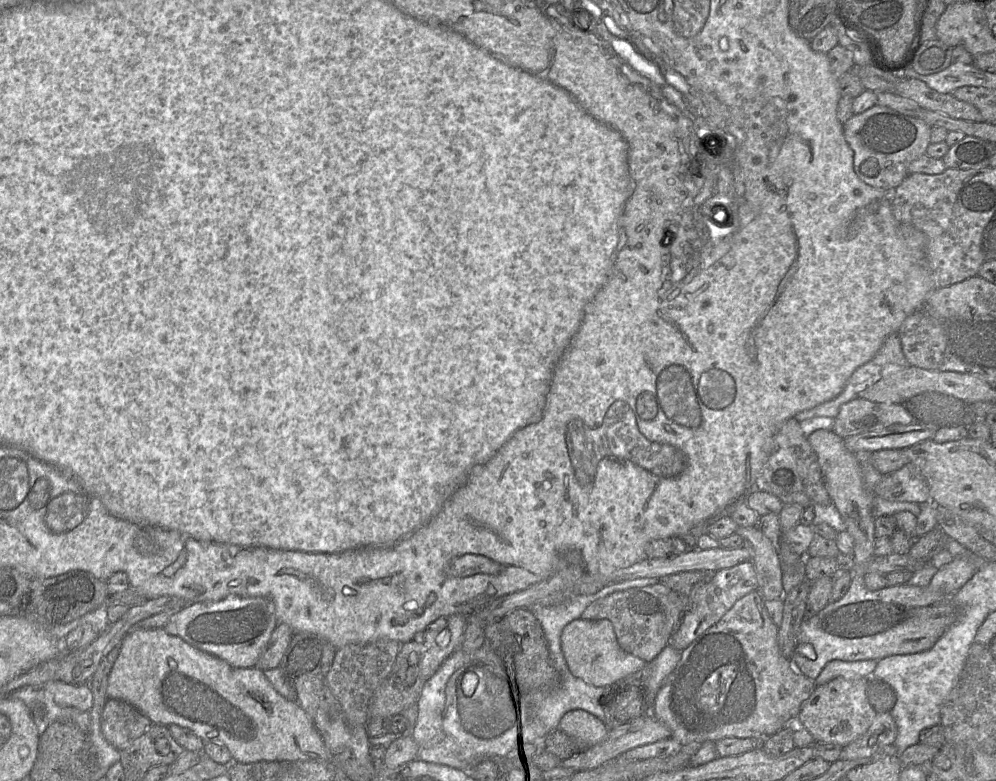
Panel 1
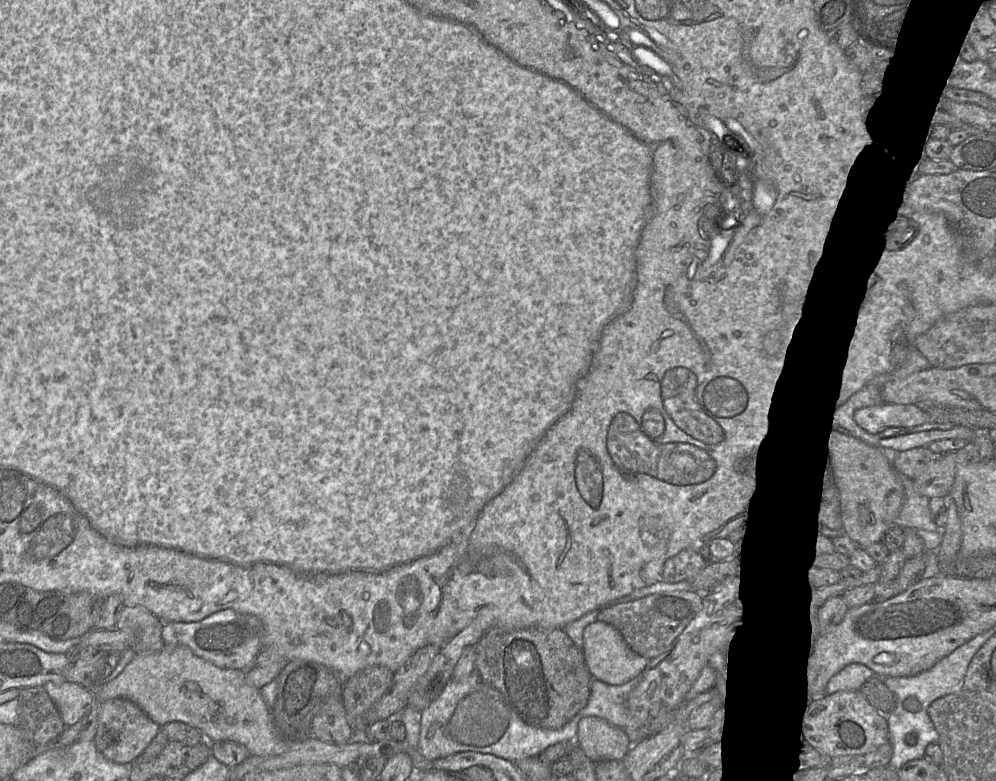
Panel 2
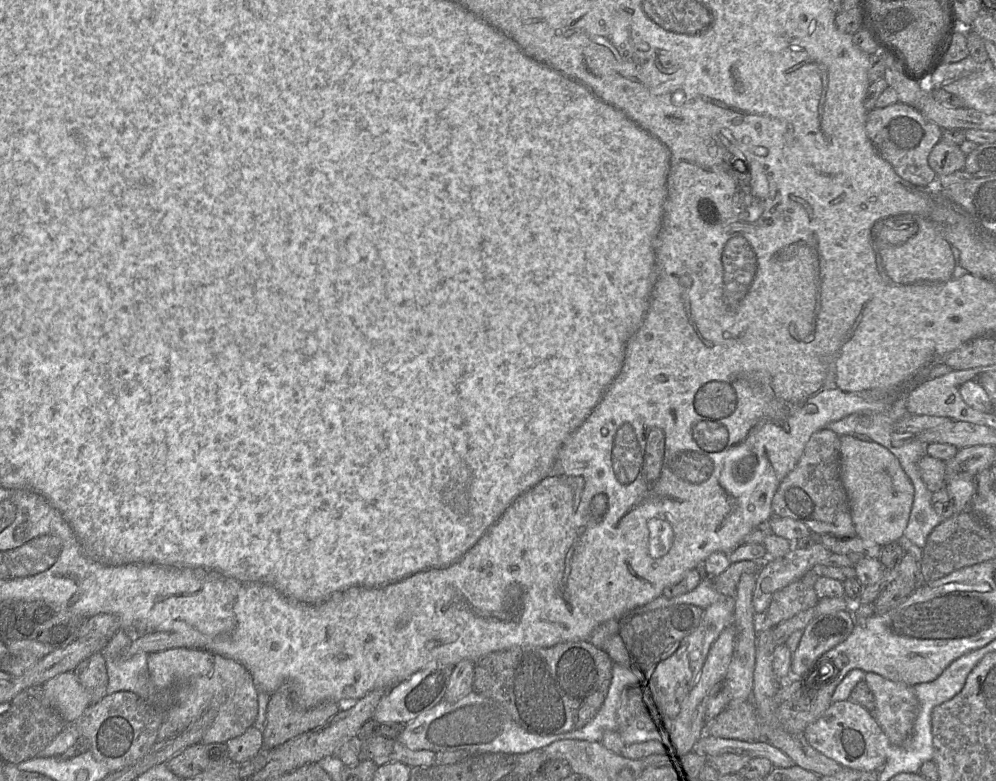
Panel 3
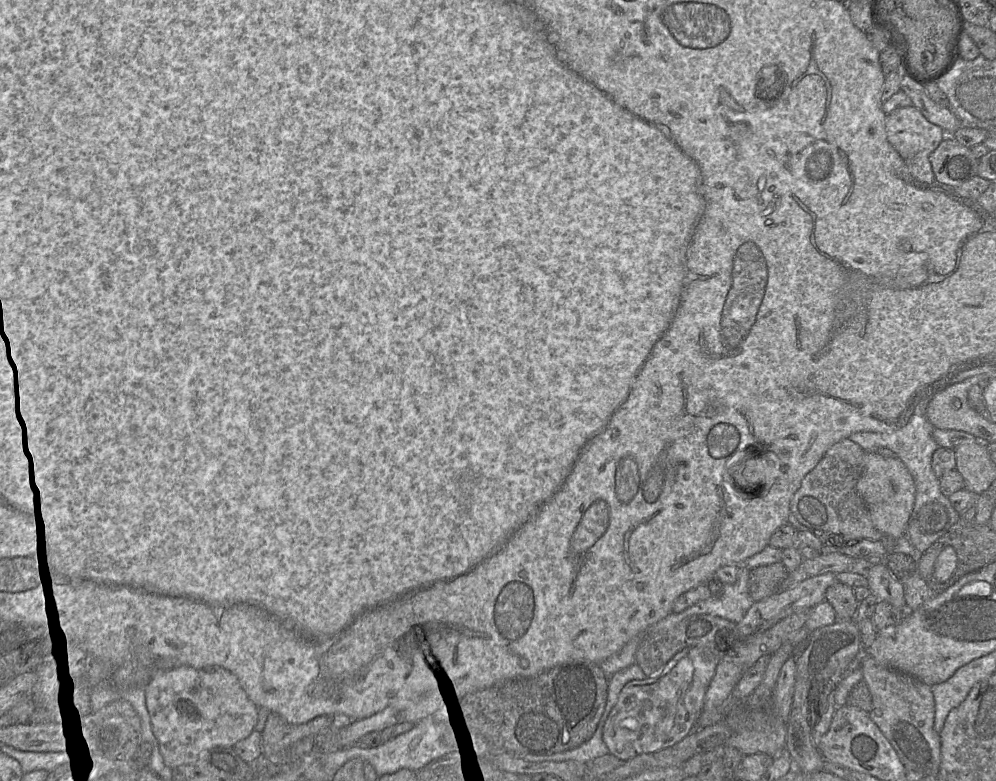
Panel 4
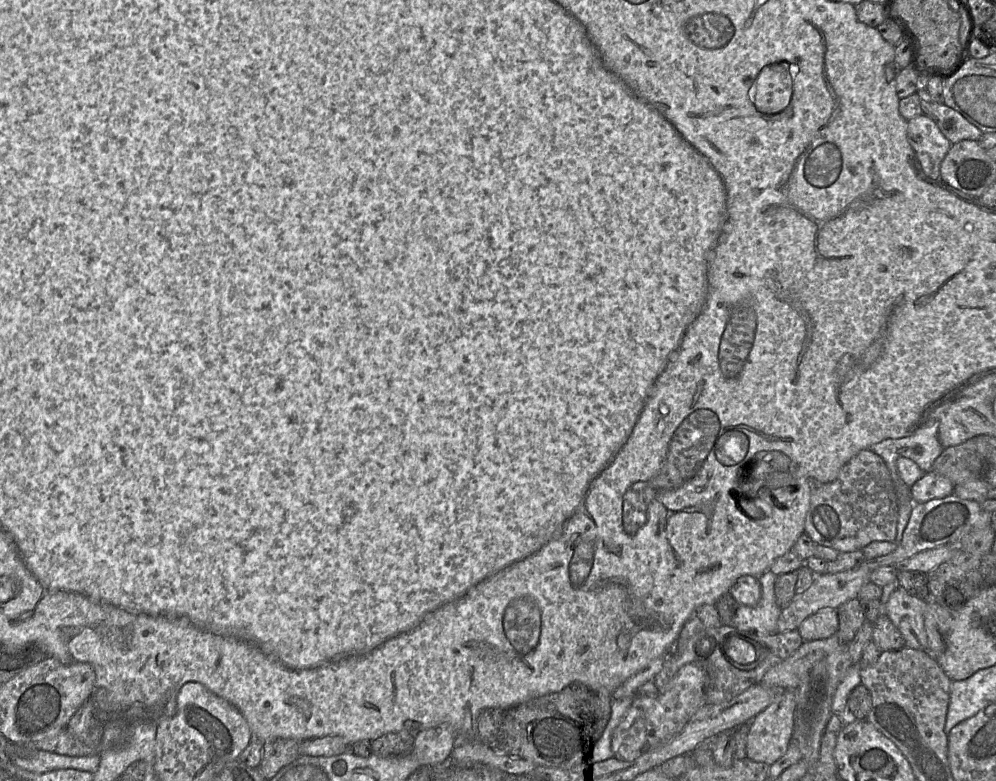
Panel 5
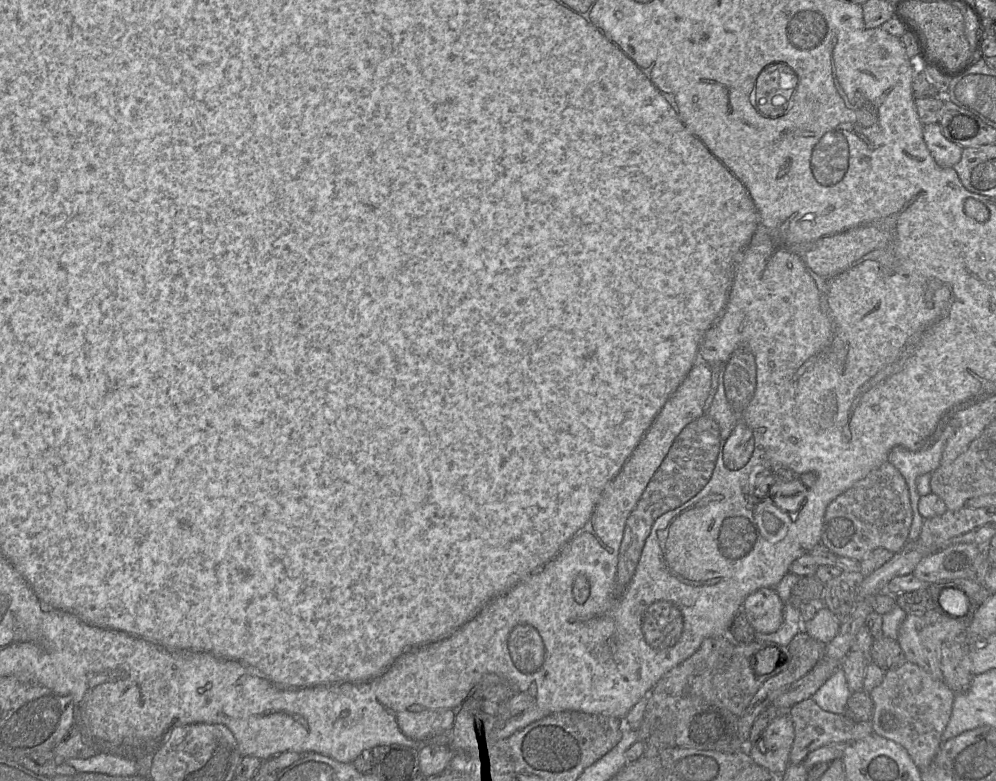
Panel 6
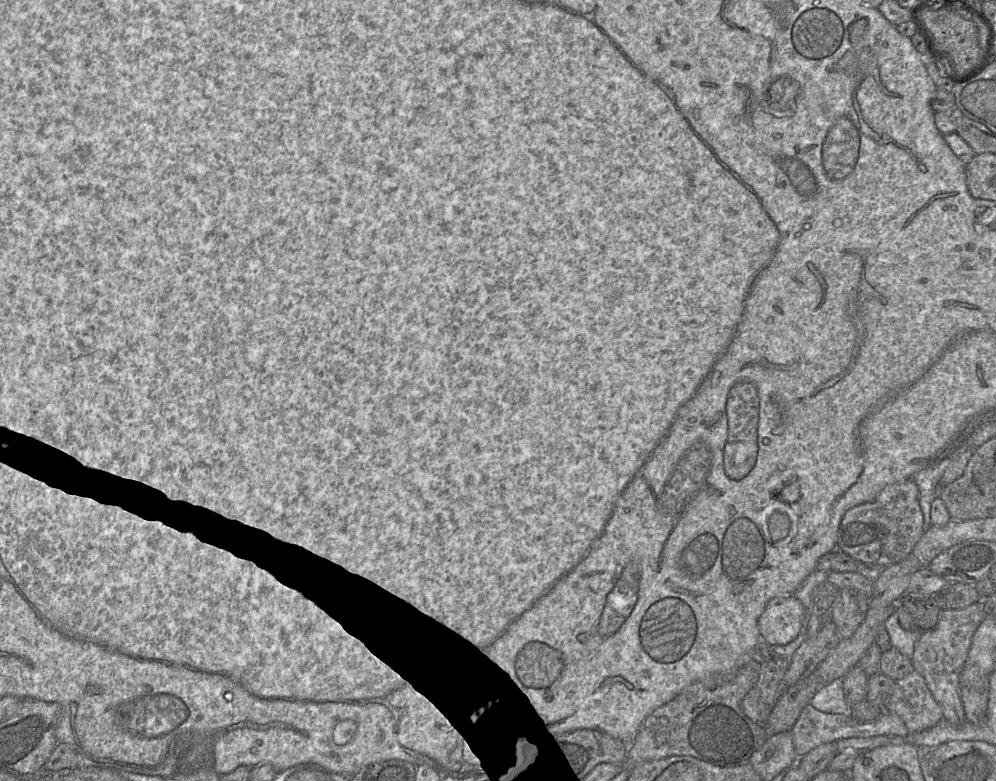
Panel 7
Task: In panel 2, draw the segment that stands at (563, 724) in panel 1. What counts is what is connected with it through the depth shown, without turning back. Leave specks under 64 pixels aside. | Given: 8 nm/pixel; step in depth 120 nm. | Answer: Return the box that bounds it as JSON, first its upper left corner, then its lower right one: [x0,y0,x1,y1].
[576,716,632,763]

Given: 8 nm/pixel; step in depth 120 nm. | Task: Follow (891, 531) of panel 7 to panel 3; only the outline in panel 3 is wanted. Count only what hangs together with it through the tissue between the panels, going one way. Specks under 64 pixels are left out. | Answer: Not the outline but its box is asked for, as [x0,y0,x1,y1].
[772,428,854,537]

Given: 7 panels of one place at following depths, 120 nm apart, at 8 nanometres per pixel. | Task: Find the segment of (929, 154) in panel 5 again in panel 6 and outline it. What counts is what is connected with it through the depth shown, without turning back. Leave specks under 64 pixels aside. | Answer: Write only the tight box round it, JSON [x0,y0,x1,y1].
[923,124,963,167]

